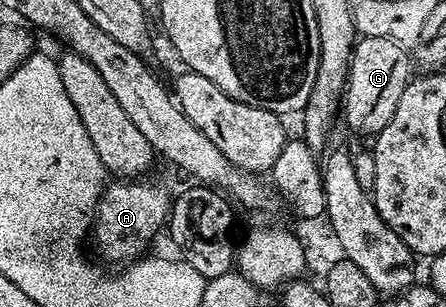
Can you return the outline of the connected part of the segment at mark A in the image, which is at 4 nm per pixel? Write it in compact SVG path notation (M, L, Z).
M149 178L137 181L114 181L102 193L98 209L94 213L92 239L98 242L98 251L110 263L126 265L147 254L146 246L158 230L167 226L172 206L169 195L158 183L149 183Z

